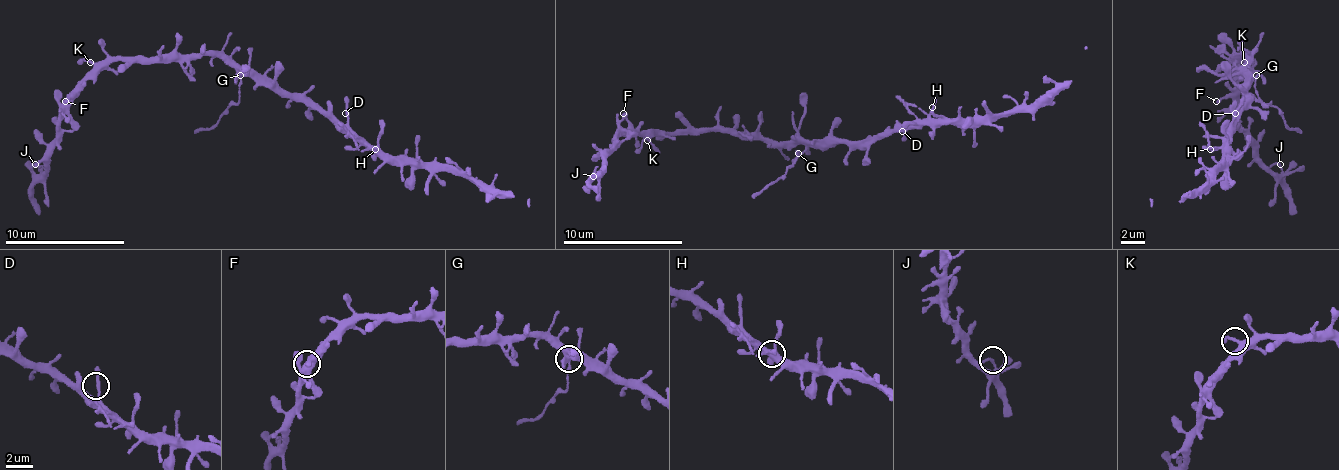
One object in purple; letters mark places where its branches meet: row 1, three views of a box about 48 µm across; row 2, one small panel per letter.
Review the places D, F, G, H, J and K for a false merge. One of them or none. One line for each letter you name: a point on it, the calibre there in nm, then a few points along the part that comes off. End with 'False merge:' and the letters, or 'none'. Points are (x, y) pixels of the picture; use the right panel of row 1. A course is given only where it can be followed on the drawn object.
G: Place: (1256, 75). Thickness 190 nm. Course of the part to remove: (1256, 74), (1256, 95), (1262, 101), (1274, 104), (1292, 128), (1301, 134)
False merge: G

